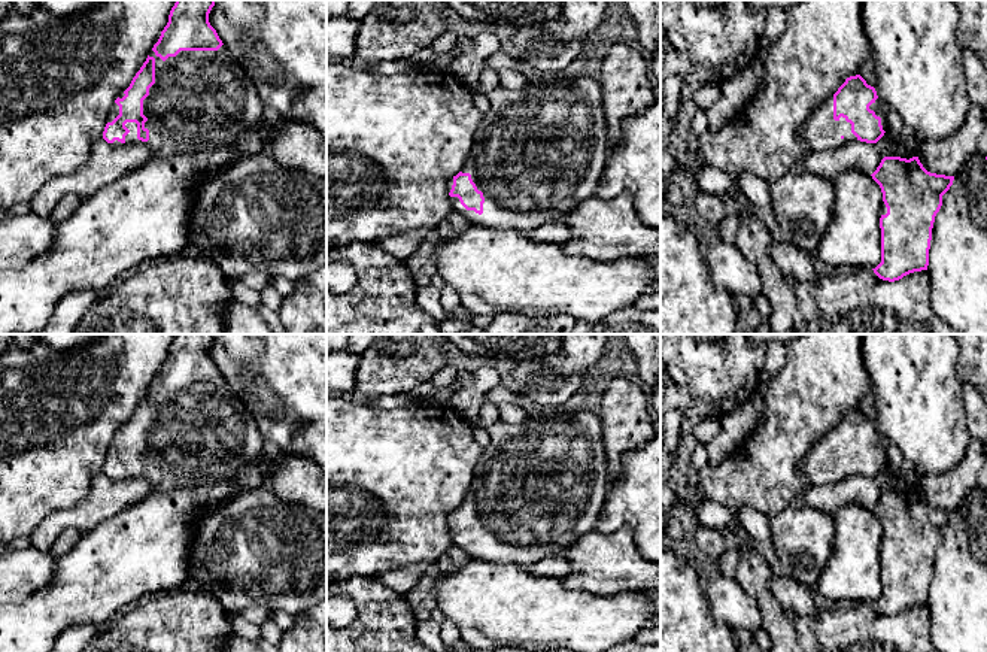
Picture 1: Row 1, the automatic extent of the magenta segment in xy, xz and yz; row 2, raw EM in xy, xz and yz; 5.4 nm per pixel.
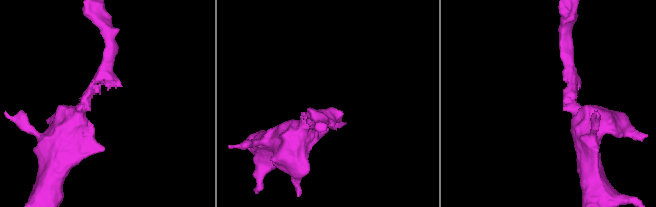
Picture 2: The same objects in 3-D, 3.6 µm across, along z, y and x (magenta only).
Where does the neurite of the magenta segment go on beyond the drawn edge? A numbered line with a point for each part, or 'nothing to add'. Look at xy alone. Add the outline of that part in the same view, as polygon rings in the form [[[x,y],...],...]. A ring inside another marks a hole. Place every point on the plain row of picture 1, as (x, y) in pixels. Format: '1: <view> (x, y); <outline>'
1: xy (200, 434); [[[225,379],[218,385],[180,385],[163,395],[154,385],[155,418],[143,434],[145,463],[149,474],[137,473],[137,458],[127,457],[125,477],[145,477],[155,492],[192,489],[206,483],[216,485],[237,476],[246,466],[256,464],[267,446],[256,421]]]

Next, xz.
1: xz (540, 485); [[[532,409],[522,422],[499,419],[486,430],[491,442],[461,503],[483,527],[483,548],[467,545],[458,531],[450,531],[455,546],[470,558],[525,567],[568,551],[595,530],[610,482],[599,415]]]

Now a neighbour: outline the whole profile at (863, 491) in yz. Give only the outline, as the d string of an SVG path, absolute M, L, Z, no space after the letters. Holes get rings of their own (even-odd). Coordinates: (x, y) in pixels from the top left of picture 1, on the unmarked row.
M886 466L877 477L854 474L836 483L811 486L804 497L808 506L832 515L847 504L872 509L884 491L917 491L918 479L915 471L898 471Z

